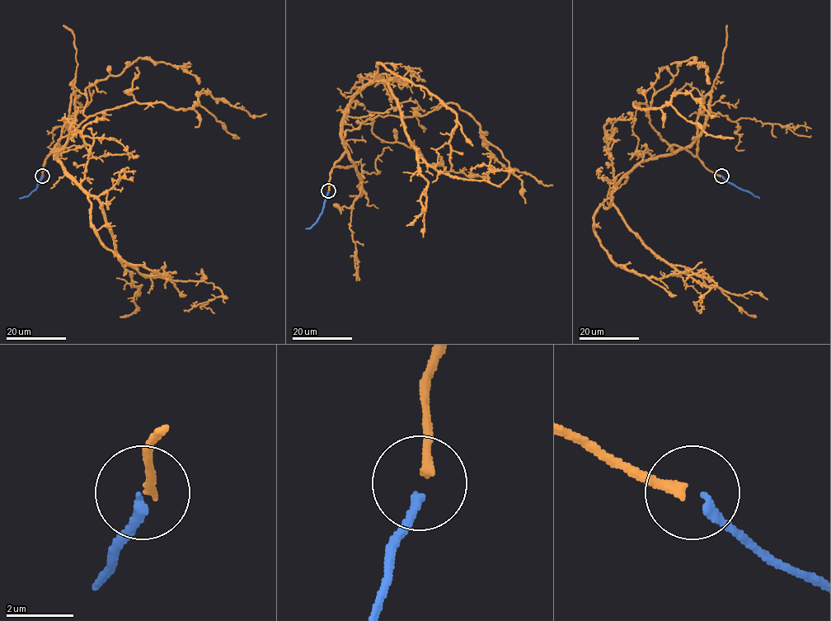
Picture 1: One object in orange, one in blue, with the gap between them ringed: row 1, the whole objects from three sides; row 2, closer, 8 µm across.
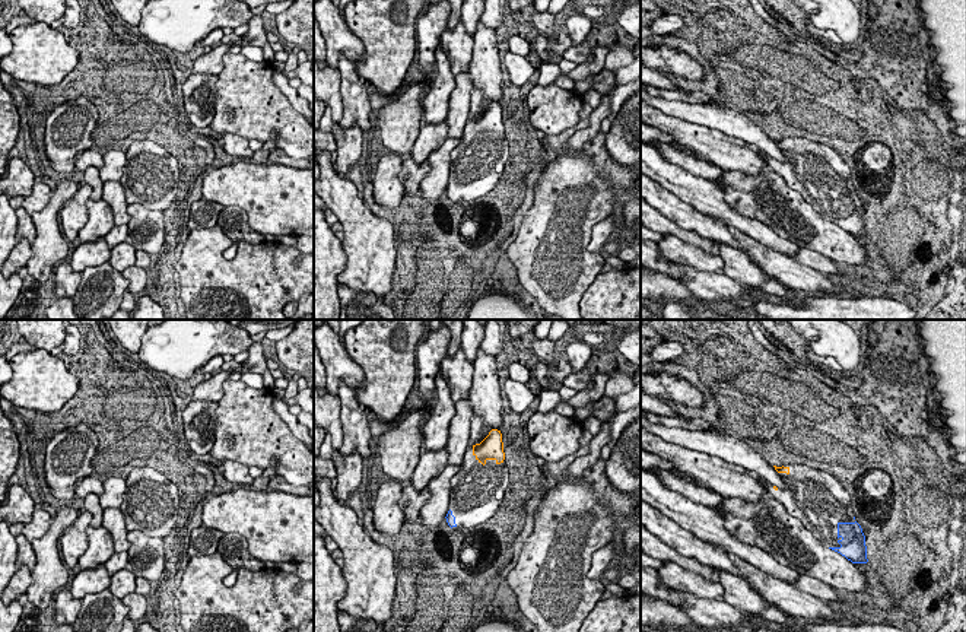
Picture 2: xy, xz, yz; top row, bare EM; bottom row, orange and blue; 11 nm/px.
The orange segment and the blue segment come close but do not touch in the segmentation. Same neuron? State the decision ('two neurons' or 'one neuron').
one neuron

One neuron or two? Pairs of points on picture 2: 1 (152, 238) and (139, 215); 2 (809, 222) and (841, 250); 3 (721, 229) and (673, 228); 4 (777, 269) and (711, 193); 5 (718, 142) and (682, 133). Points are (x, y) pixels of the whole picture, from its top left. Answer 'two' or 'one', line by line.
1: one
2: one
3: two
4: two
5: one

